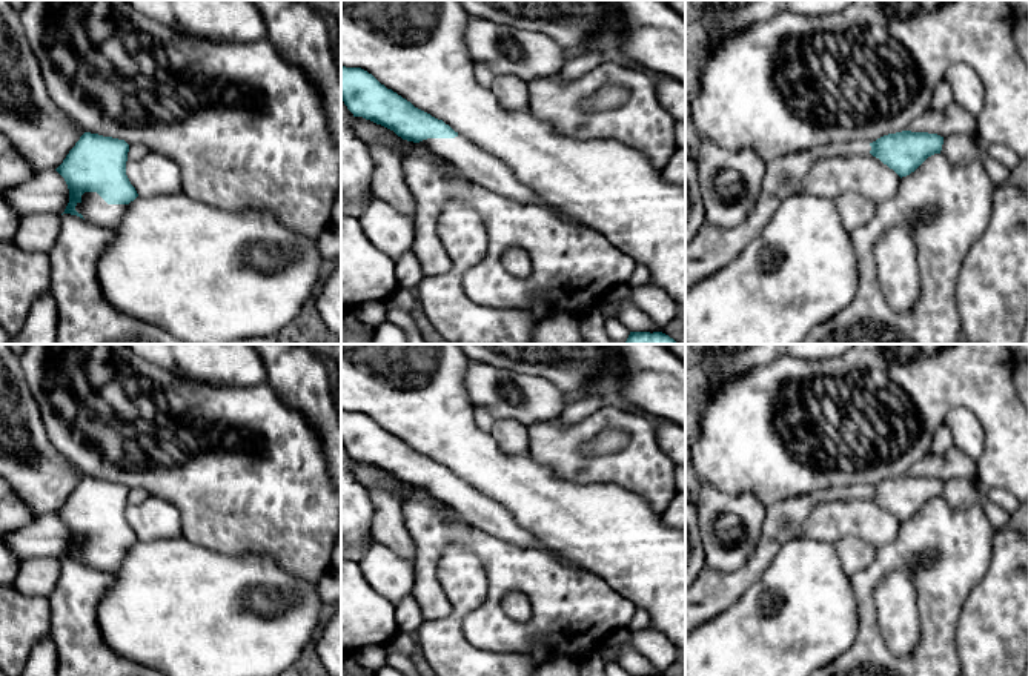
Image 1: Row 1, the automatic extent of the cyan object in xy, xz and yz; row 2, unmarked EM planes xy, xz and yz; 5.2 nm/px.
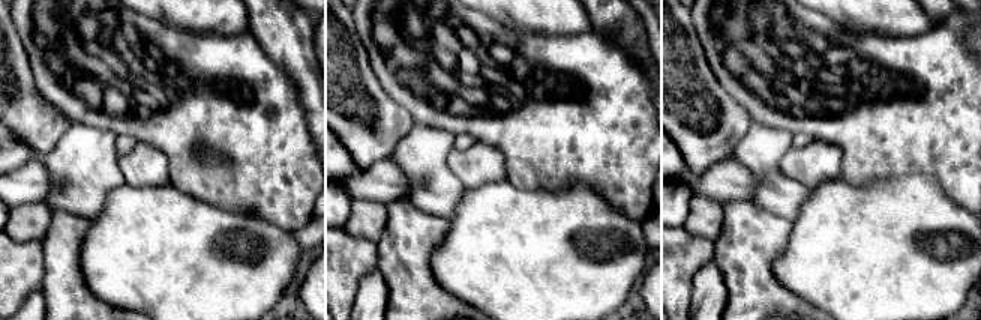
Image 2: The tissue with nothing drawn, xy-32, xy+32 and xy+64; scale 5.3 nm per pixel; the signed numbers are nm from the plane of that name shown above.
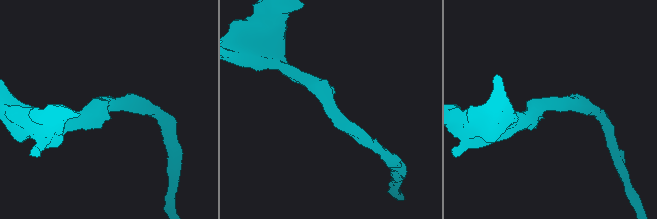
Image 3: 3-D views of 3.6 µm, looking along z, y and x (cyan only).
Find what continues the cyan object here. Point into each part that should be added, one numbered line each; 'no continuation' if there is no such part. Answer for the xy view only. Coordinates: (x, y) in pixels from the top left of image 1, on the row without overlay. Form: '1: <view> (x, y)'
1: xy (94, 553)

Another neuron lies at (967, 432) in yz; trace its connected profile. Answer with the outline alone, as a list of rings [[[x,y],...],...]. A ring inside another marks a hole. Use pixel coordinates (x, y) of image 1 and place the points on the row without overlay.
[[[956,407],[943,424],[953,432],[954,446],[976,461],[983,452],[983,429],[976,415],[965,407]]]

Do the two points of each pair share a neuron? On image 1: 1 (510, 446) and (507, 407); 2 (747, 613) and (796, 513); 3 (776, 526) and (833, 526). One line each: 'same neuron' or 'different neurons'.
1: different neurons
2: different neurons
3: different neurons

